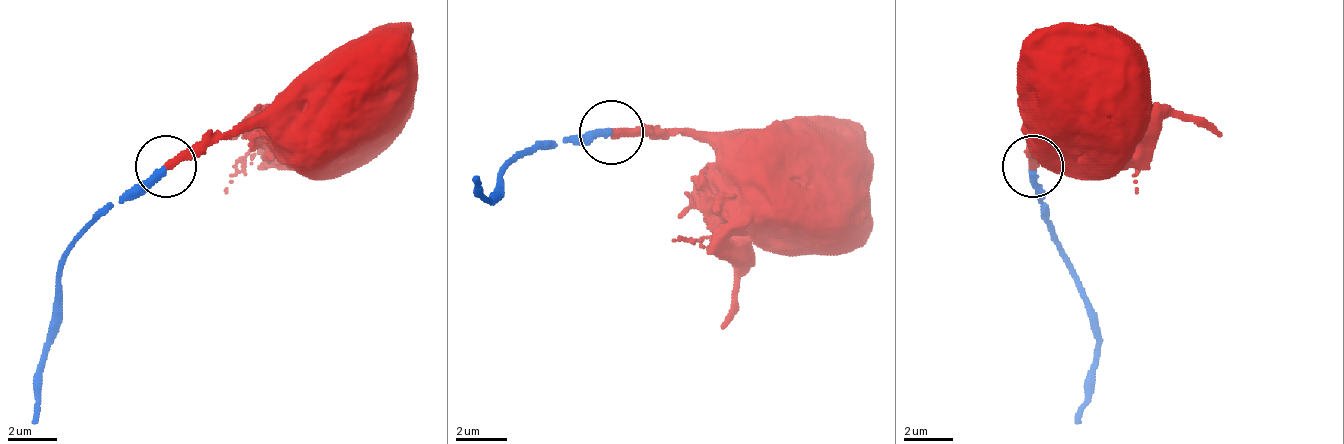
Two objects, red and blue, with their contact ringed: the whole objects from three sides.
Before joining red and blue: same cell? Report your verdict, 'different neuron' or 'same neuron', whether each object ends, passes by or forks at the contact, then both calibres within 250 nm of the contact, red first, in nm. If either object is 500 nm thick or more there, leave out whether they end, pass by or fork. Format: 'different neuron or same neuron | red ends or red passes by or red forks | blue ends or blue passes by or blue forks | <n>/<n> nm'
same neuron | red ends | blue ends | 340/260 nm

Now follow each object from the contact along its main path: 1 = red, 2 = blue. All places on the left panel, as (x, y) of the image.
1: (167, 168), (253, 131), (332, 70), (350, 88)
2: (167, 168), (100, 216), (63, 259), (45, 332), (33, 424)

